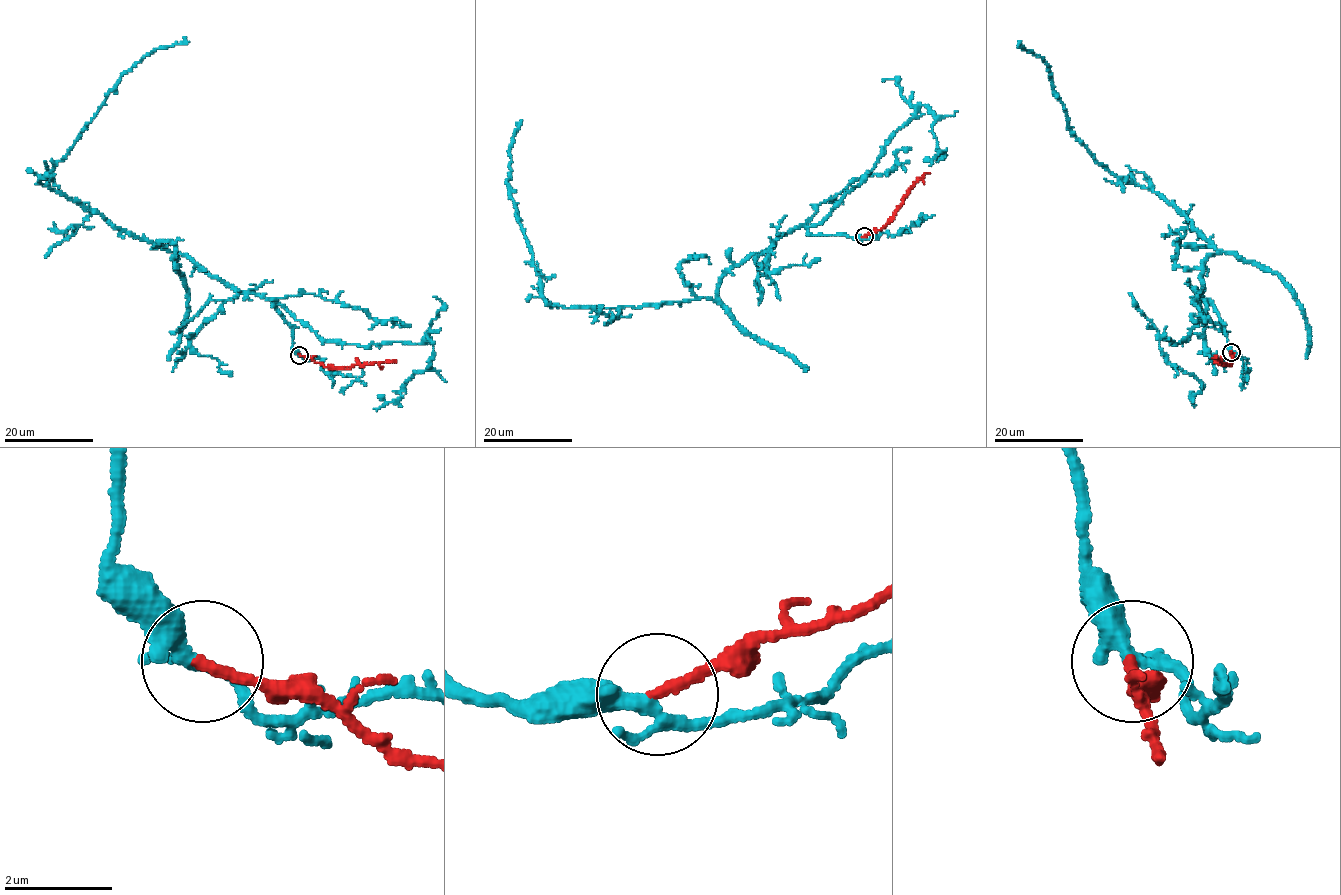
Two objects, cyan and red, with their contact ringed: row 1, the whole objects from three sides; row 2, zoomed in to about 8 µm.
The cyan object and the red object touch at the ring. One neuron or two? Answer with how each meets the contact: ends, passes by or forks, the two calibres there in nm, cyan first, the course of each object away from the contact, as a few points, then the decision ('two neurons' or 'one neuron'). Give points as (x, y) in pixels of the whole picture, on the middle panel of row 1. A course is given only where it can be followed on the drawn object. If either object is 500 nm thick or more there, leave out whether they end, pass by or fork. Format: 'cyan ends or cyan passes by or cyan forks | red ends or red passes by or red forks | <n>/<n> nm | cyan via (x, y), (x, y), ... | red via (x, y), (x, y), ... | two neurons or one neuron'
cyan forks | red ends | 240/190 nm | cyan via (863, 236), (812, 234), (797, 226), (726, 272), (715, 300), (636, 307), (548, 303), (506, 183), (516, 124) | red via (863, 236), (881, 230), (910, 189), (929, 173) | one neuron

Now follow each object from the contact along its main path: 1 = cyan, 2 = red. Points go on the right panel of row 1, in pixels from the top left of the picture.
1: (1231, 351), (1197, 291), (1204, 262), (1224, 252), (1159, 194), (1099, 164), (1071, 130), (1048, 65), (1019, 41)
2: (1231, 351), (1233, 359), (1228, 364), (1217, 361), (1216, 357)

